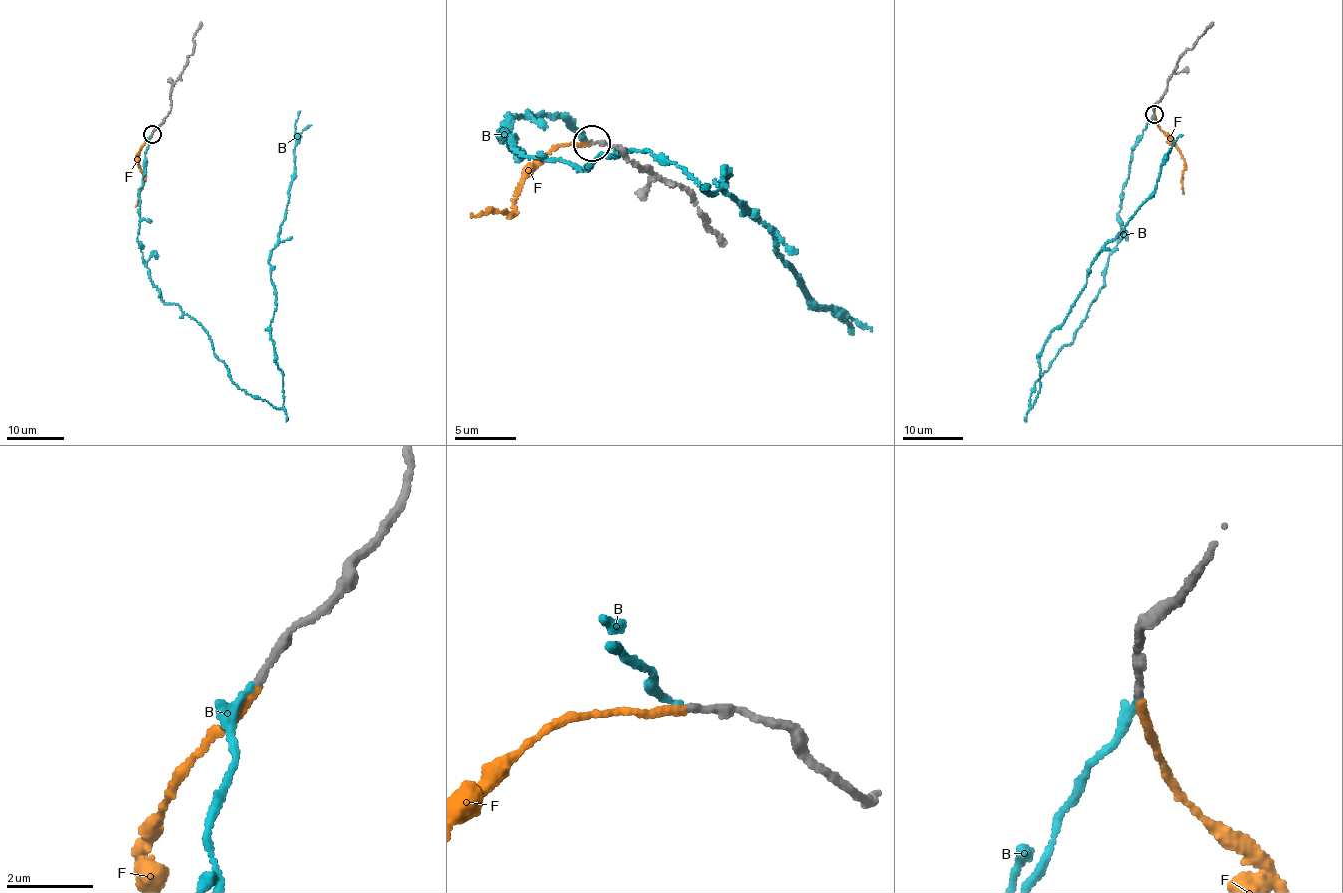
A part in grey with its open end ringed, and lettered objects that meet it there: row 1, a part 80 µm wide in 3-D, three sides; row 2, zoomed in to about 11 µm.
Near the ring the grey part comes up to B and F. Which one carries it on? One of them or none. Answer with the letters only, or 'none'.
B

